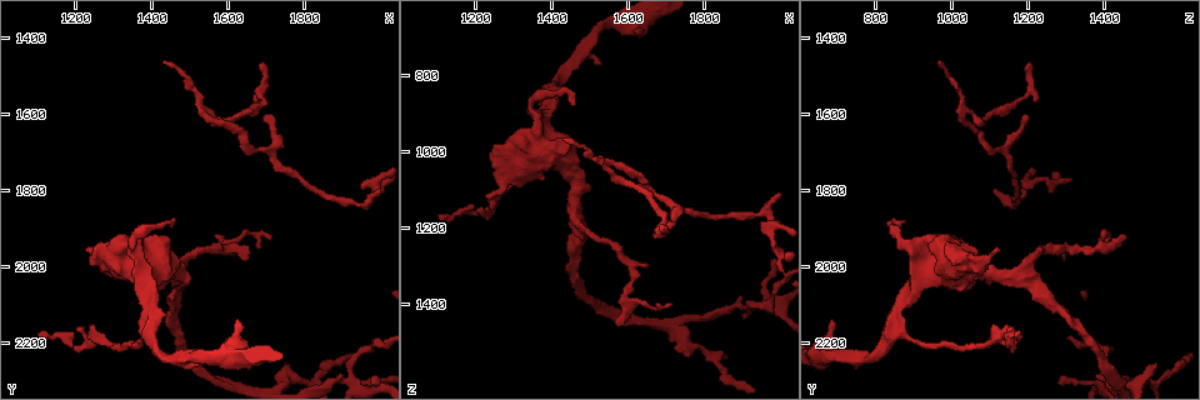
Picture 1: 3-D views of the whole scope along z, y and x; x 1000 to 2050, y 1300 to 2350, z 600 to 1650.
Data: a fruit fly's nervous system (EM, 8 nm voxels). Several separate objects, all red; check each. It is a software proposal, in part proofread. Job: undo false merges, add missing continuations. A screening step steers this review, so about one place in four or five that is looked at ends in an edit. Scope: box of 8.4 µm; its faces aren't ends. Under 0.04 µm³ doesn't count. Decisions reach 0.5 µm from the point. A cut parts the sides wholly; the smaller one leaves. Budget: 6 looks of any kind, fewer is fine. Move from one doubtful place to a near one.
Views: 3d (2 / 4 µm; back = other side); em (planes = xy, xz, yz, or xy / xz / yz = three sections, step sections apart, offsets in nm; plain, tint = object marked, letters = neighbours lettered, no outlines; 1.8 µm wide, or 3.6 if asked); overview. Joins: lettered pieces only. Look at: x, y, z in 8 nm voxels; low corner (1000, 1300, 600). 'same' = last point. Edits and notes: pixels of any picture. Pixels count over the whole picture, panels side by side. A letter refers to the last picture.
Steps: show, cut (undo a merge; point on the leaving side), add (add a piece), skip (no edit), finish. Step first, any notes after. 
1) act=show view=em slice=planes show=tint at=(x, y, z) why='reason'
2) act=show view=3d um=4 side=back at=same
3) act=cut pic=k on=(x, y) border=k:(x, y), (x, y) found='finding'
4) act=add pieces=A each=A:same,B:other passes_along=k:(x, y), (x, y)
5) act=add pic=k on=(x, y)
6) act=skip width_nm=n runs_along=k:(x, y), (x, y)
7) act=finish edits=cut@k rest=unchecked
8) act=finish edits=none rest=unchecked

act=show view=em slice=planes show=letters at=(1430, 1465, 965) why='an open end'

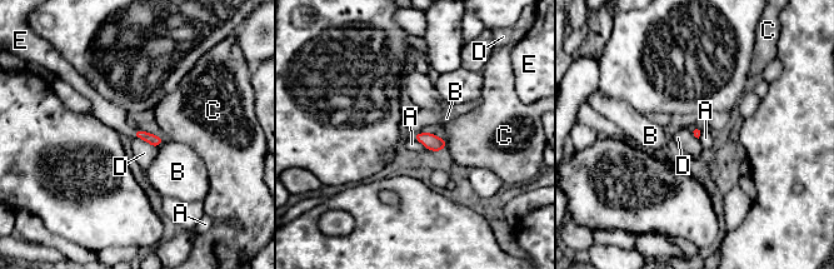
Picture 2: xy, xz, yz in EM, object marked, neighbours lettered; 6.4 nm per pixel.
act=add pic=2 on=(111, 115) longest_contact=D:170nm each=A:other,B:other,C:other,D:other,E:same passes_along=2:(154, 140), (134, 133), (111, 115) found='it goes on there'

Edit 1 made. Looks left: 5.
act=show view=overview

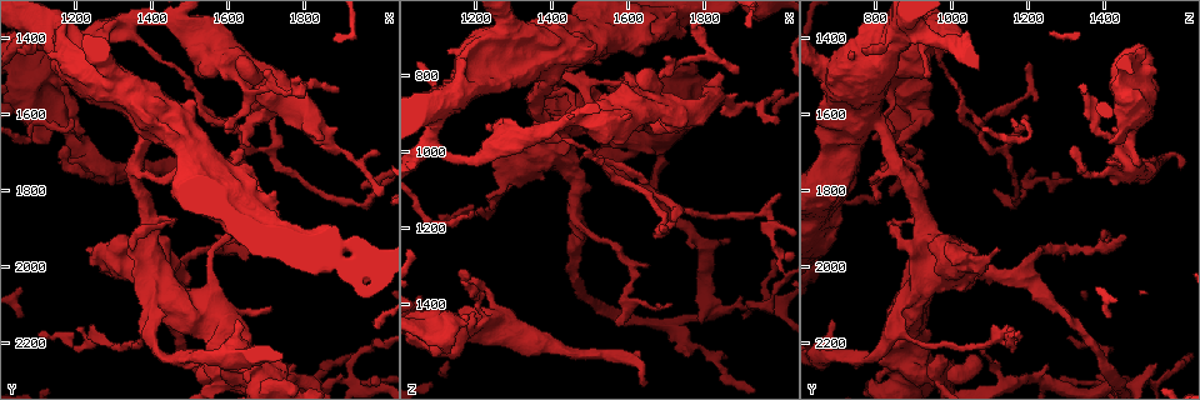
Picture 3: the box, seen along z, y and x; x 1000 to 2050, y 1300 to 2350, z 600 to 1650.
act=show view=3d um=4 at=(1170, 1690, 1335) why='branch stops here'

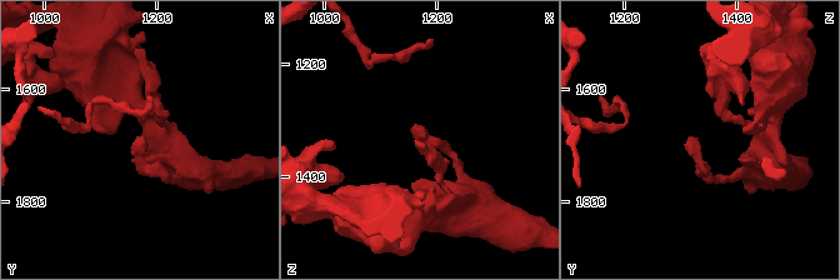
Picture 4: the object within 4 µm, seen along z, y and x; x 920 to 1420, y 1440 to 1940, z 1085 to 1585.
act=show view=em slice=planes show=letters at=(1175, 1690, 1330)

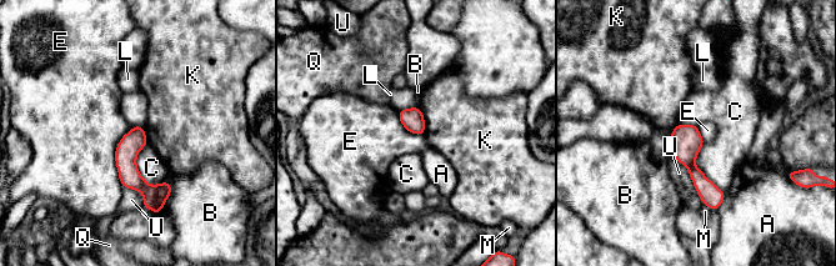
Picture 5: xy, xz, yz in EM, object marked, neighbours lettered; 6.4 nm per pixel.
act=skip longest_contact=E:400nm each=A:other,B:other,C:other,E:other,K:other,L:other,M:other,Q:other,U:other border=5:(134, 126), (115, 151), (121, 186) found='no lettered piece goes on from it'

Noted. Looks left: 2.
act=finish edits=add@2 rest=unchecked

